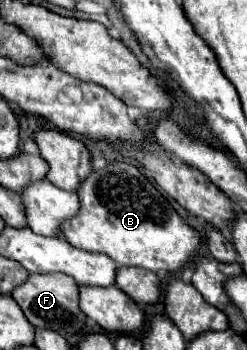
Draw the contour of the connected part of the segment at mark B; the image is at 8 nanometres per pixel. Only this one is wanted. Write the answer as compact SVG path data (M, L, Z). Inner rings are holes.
M108 163L104 169L92 171L92 175L88 175L88 179L84 179L84 183L78 187L78 199L80 211L60 227L64 239L78 249L104 253L118 265L136 265L154 273L178 271L184 263L188 263L190 257L198 253L200 235L180 219L160 189L132 163Z

